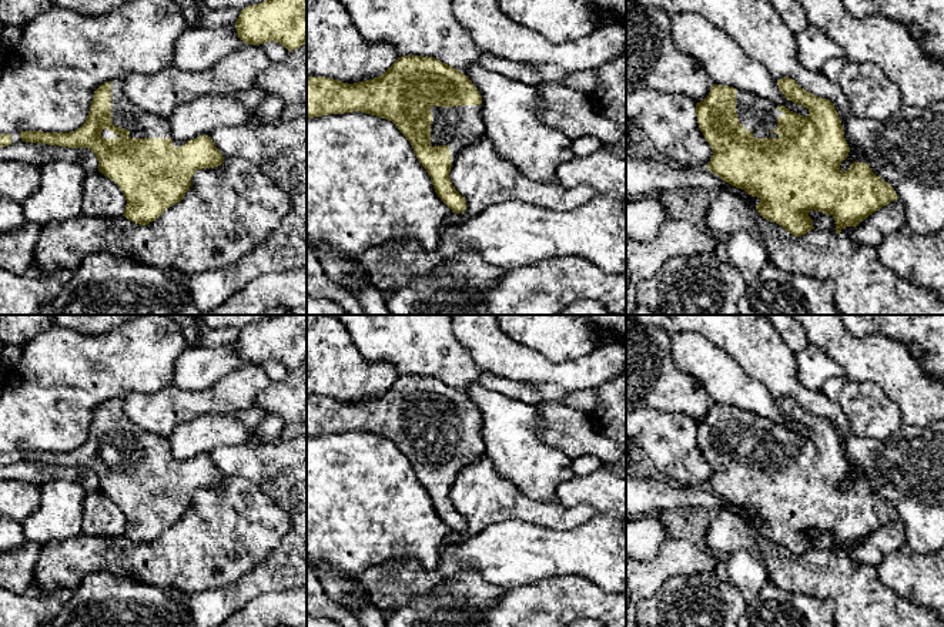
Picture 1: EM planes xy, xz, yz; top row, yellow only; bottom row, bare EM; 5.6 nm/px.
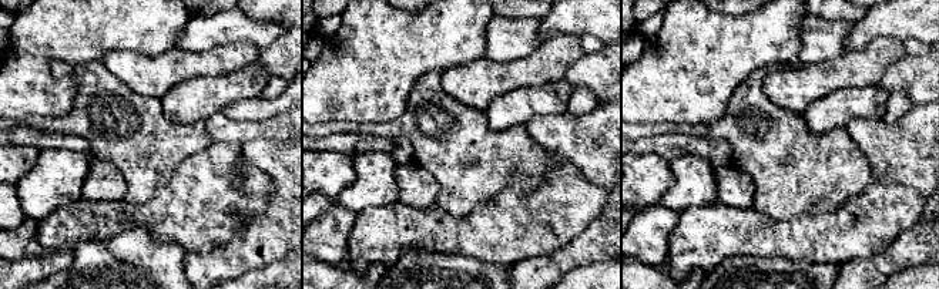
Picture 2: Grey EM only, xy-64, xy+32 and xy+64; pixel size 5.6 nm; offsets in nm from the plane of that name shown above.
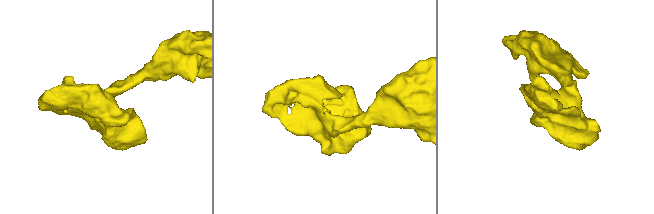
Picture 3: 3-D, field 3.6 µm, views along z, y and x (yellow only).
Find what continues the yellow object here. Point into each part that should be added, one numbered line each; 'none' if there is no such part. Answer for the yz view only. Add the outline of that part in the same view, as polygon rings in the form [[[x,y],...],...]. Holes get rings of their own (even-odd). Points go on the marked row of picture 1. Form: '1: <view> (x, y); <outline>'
1: yz (757, 114); [[[736,88],[736,113],[740,124],[753,131],[754,138],[779,138],[774,131],[777,117],[784,113],[777,110],[777,104],[760,98],[753,93]]]

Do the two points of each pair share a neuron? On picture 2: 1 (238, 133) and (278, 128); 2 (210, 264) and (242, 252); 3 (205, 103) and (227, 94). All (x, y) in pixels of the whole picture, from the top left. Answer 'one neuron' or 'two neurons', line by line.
1: one neuron
2: one neuron
3: one neuron

